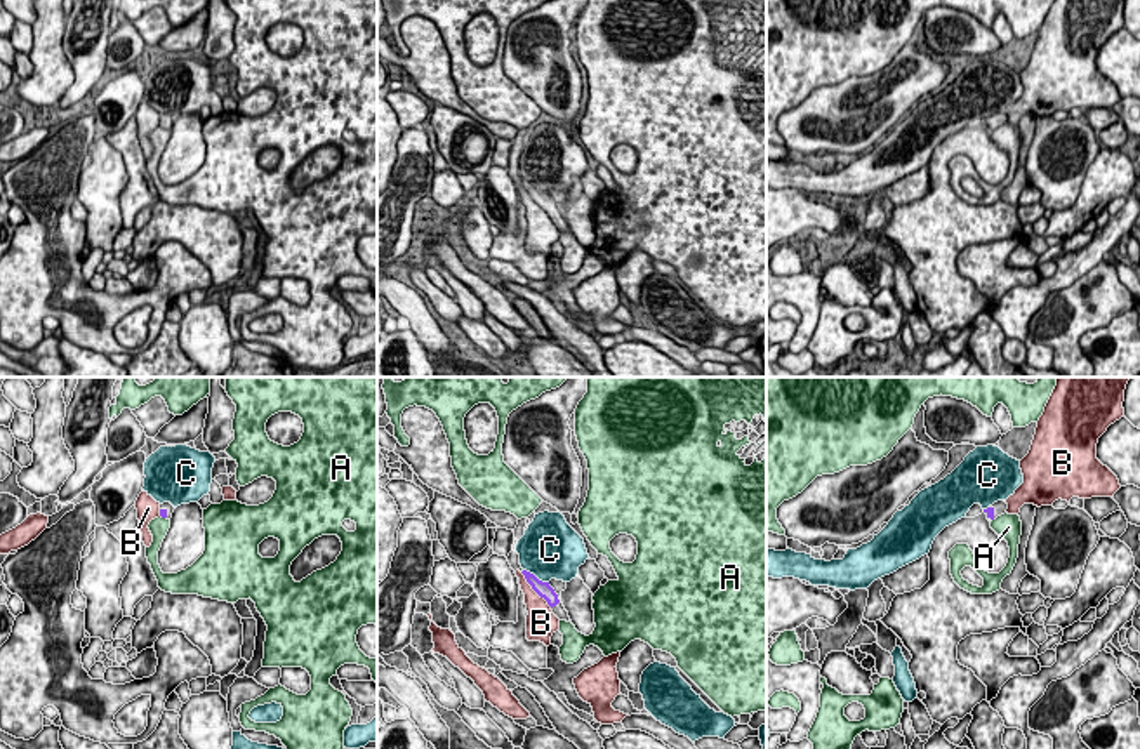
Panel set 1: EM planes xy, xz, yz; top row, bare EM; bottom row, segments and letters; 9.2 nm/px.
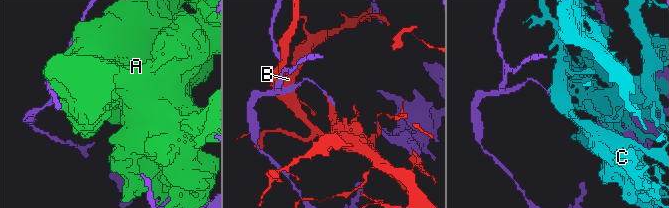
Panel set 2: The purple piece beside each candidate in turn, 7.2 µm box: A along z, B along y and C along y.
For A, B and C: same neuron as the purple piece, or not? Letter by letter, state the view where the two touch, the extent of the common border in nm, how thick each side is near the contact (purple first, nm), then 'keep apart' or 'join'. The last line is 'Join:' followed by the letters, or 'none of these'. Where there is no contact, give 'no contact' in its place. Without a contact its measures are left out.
A: xy | 70 nm | 60/190 nm | keep apart
B: xz | 440 nm | 140/240 nm | keep apart
C: xz | 280 nm | 140/480 nm | keep apart
Join: none of these

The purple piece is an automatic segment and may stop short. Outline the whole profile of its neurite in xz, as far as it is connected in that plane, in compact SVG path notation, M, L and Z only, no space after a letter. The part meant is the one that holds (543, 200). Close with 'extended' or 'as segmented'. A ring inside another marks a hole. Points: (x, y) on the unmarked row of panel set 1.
M523 181L521 182L527 189L527 193L532 196L532 200L547 212L547 215L551 217L553 224L560 229L560 231L567 231L572 233L568 228L568 222L565 221L563 214L560 212L558 205L554 203L554 200L549 196L549 193L542 193L539 191L534 184Z | extended

